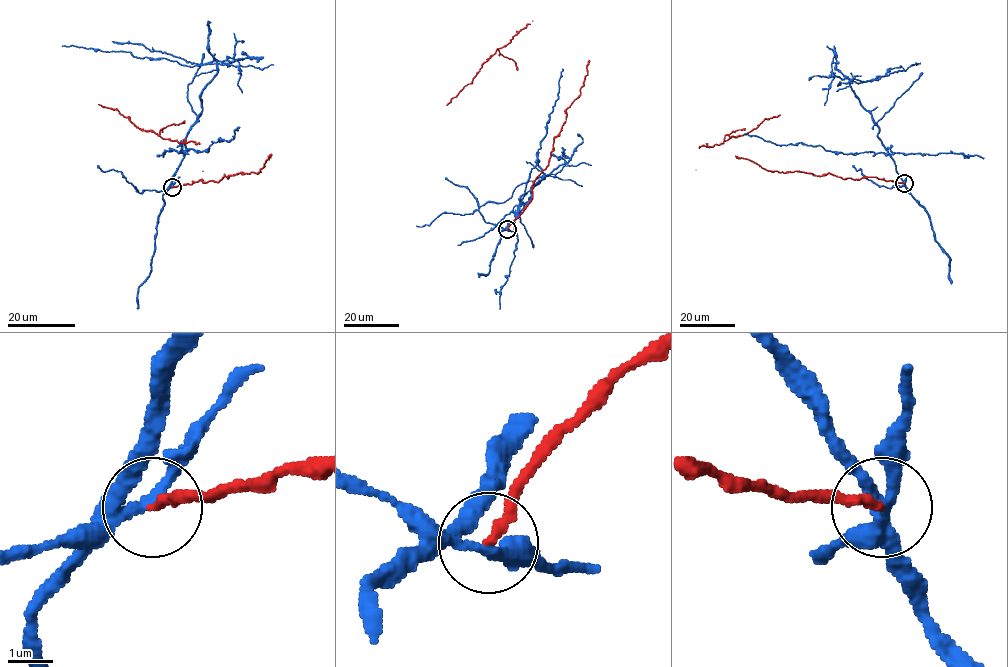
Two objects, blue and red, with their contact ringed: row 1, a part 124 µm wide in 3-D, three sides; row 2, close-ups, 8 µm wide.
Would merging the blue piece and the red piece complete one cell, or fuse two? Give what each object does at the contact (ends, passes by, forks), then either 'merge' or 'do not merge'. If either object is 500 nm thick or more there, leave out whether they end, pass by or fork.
blue forks there; red ends there; do not merge

